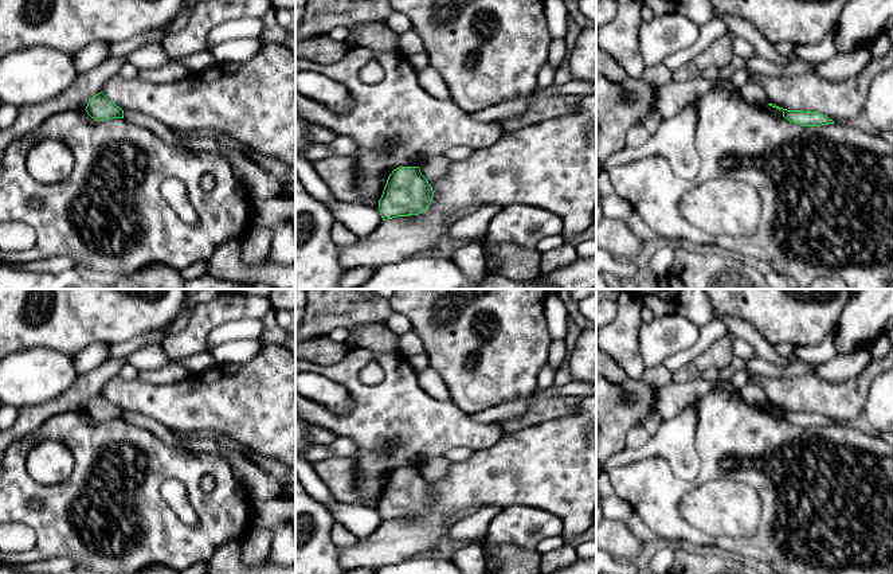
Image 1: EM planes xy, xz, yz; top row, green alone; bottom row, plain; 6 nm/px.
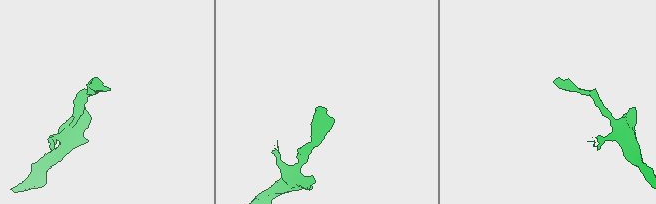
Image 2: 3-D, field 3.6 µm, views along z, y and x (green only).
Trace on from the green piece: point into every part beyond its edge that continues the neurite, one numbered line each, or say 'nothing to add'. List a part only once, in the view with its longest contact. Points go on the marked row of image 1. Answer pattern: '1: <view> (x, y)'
nothing to add

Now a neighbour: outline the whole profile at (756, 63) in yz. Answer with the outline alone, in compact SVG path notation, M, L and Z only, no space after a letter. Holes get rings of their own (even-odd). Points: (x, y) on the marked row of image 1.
M756 54L745 59L745 63L748 71L767 77L794 77L800 74L815 74L815 63L802 60L799 58L796 60L791 60L786 66L778 66L776 63Z

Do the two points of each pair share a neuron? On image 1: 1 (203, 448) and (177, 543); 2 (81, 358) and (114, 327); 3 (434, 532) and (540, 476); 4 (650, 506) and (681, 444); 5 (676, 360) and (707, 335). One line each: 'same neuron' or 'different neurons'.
1: different neurons
2: different neurons
3: same neuron
4: different neurons
5: same neuron

